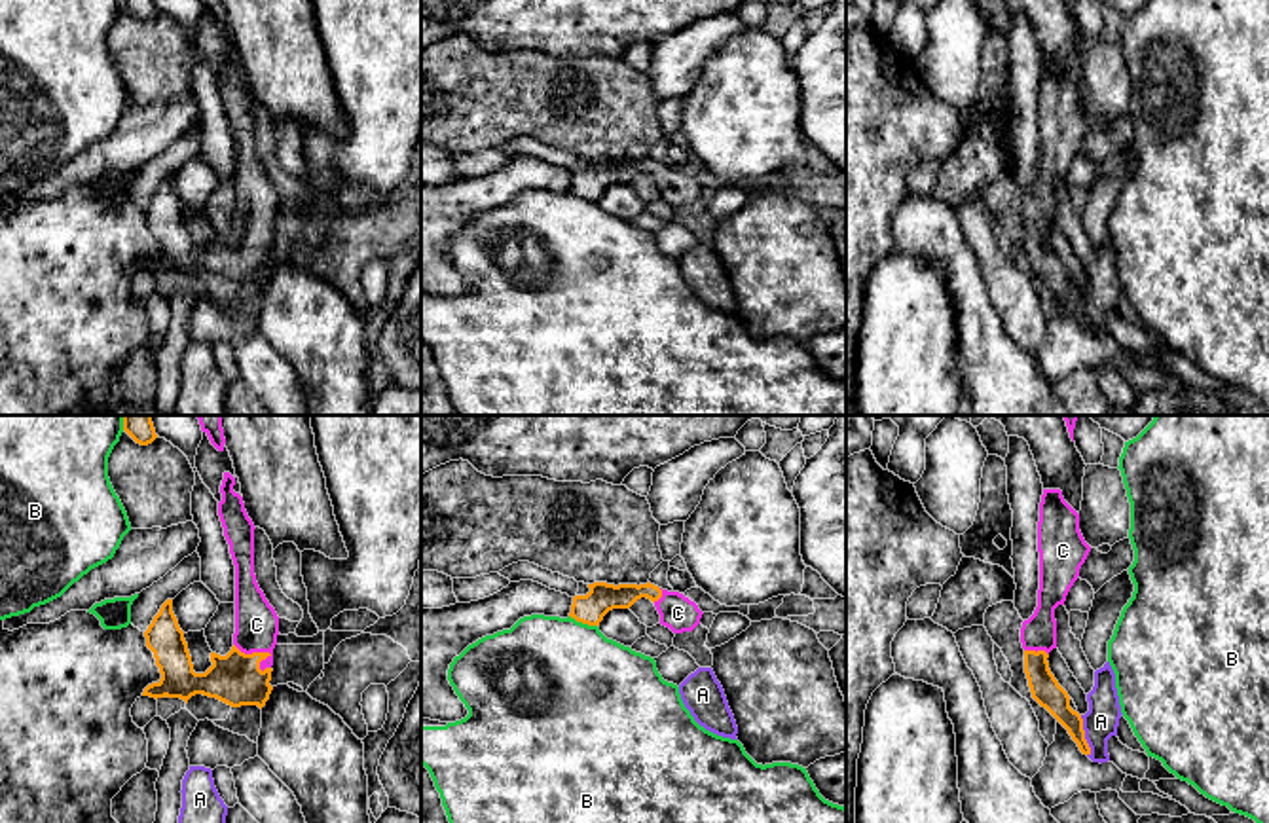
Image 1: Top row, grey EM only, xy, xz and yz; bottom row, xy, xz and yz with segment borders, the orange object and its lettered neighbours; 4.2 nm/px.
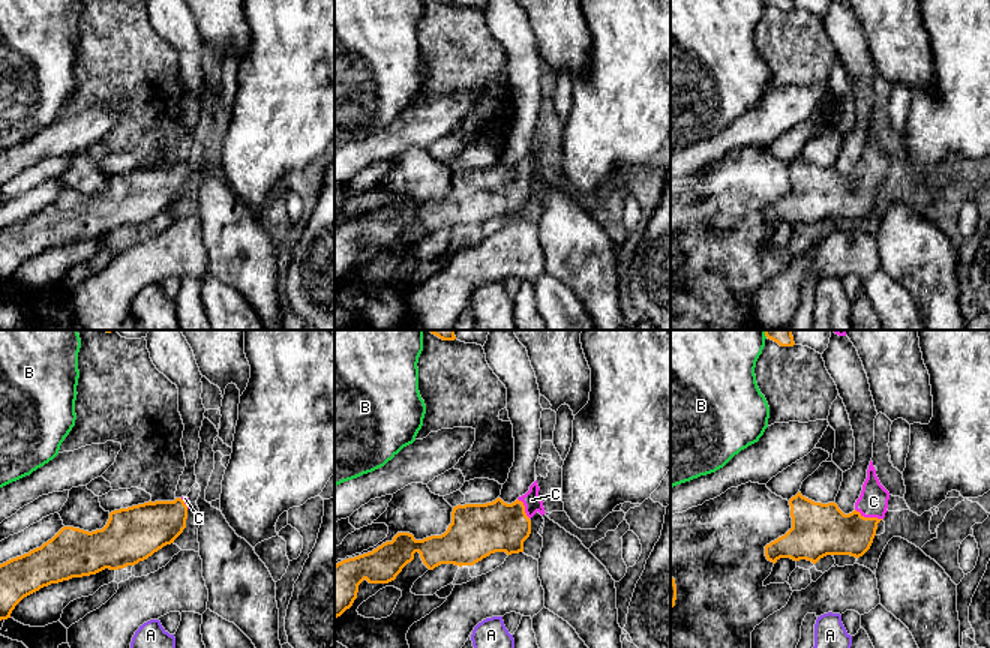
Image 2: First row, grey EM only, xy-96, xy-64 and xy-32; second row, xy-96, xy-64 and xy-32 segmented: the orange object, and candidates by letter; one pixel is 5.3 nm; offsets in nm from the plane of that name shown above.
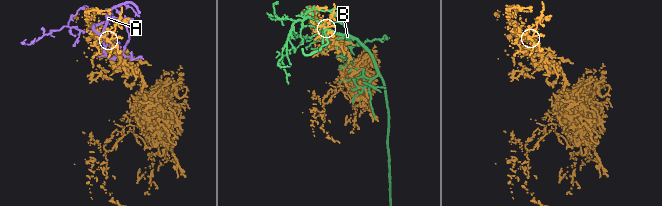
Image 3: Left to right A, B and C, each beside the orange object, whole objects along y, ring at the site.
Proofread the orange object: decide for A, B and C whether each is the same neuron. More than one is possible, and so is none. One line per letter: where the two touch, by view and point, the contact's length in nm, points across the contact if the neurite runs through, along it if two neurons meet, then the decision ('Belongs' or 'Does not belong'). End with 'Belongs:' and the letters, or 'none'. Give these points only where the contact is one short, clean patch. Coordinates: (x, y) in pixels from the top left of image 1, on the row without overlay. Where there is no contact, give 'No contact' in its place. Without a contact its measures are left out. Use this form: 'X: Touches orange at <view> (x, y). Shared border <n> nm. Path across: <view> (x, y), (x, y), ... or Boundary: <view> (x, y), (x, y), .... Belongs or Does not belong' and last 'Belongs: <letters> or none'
A: Touches orange at yz (1084, 311). Shared border 180 nm. Boundary: yz (1080, 291), (1089, 330). Does not belong
B: Touches orange at xz (583, 198). Shared border 130 nm. Does not belong
C: Touches orange at xy (262, 228). Shared border 190 nm. Path across: xy (236, 255), (262, 228), (257, 200). Belongs
Belongs: C

